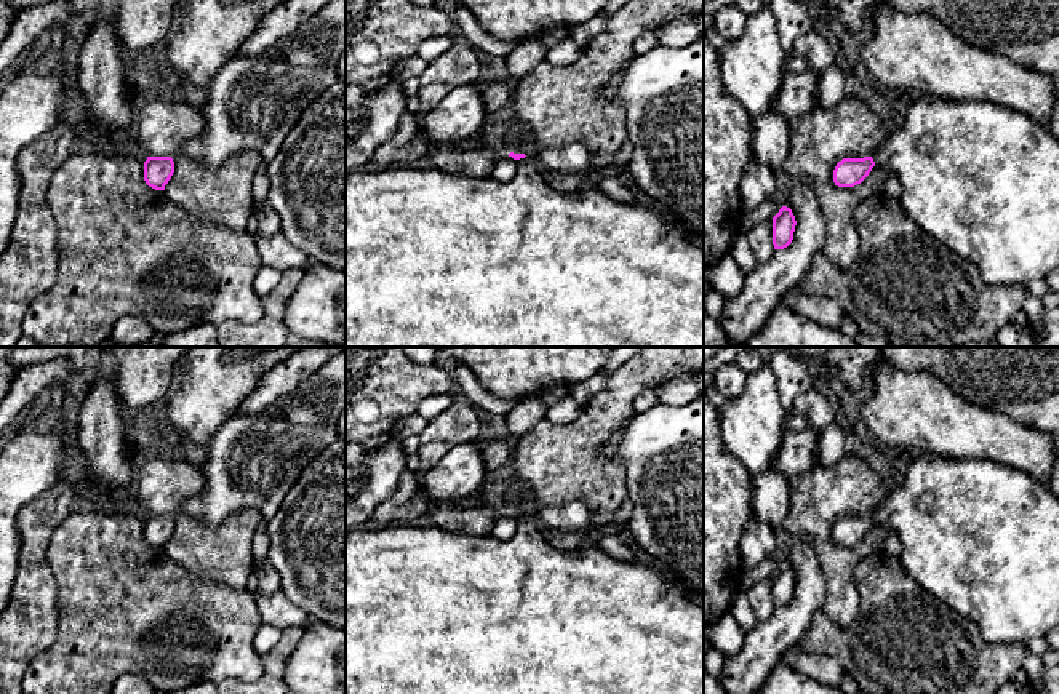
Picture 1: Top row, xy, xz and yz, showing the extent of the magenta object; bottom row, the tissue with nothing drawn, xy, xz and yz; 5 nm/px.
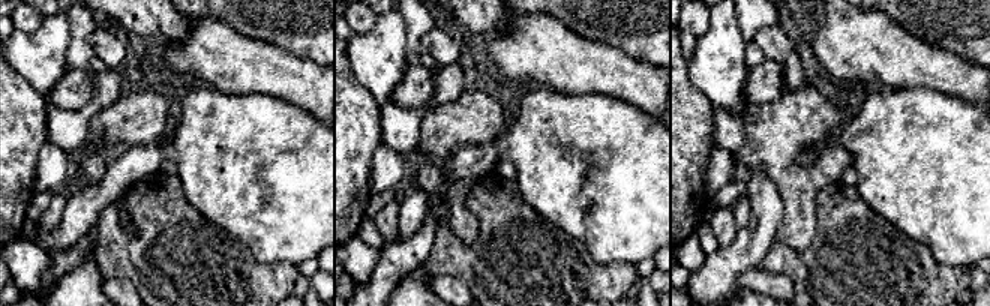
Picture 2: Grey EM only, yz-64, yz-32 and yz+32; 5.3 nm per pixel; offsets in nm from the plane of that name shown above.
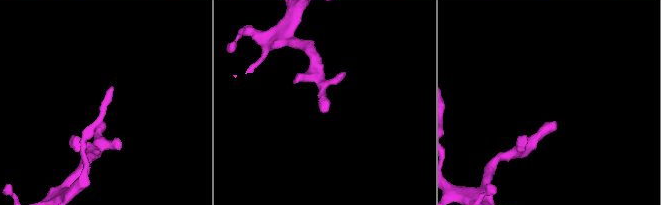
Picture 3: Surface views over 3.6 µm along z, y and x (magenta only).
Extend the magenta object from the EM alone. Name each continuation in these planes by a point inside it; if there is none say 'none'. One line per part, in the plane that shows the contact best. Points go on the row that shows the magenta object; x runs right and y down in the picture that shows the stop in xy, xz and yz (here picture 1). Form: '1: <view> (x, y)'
1: xz (432, 259)

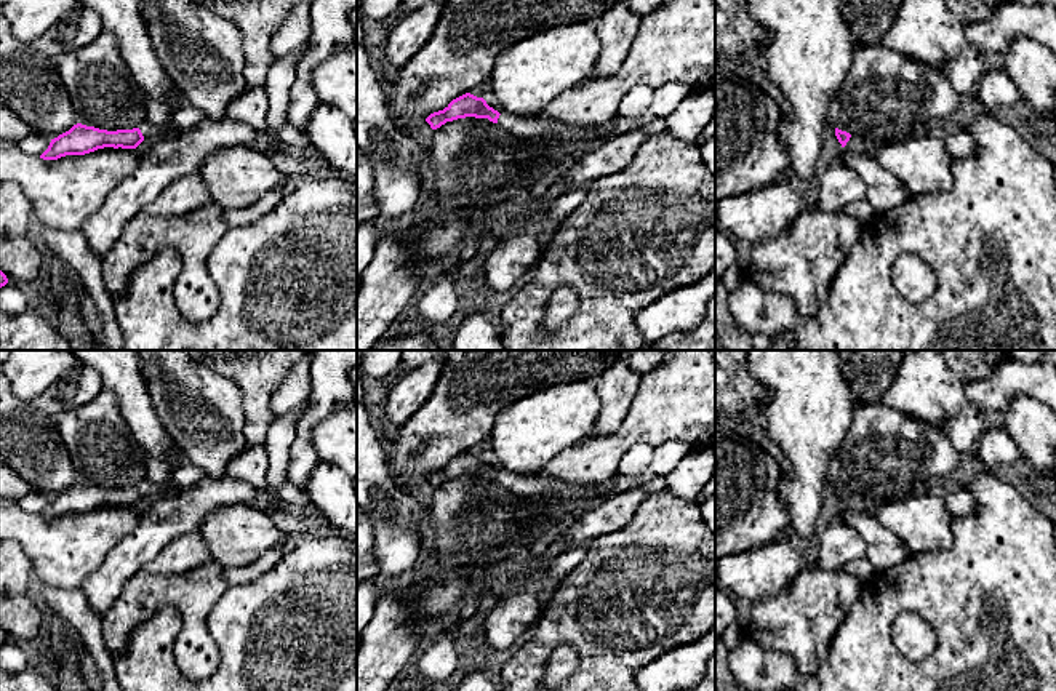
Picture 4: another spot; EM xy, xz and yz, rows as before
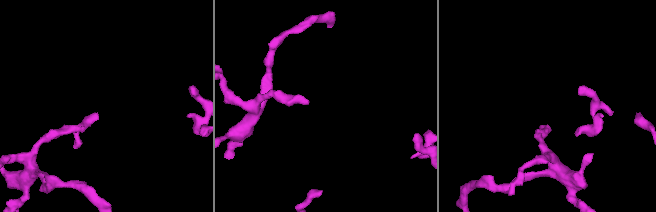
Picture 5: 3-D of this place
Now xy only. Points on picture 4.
1: xy (186, 117)

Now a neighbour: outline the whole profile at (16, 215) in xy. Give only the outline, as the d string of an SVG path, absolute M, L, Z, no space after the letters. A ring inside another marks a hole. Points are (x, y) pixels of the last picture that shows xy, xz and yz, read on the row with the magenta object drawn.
M13 181L0 182L0 235L5 238L32 235L34 222L34 208L21 186Z

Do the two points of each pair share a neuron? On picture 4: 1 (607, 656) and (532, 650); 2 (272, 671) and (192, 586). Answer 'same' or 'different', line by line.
1: same
2: different

